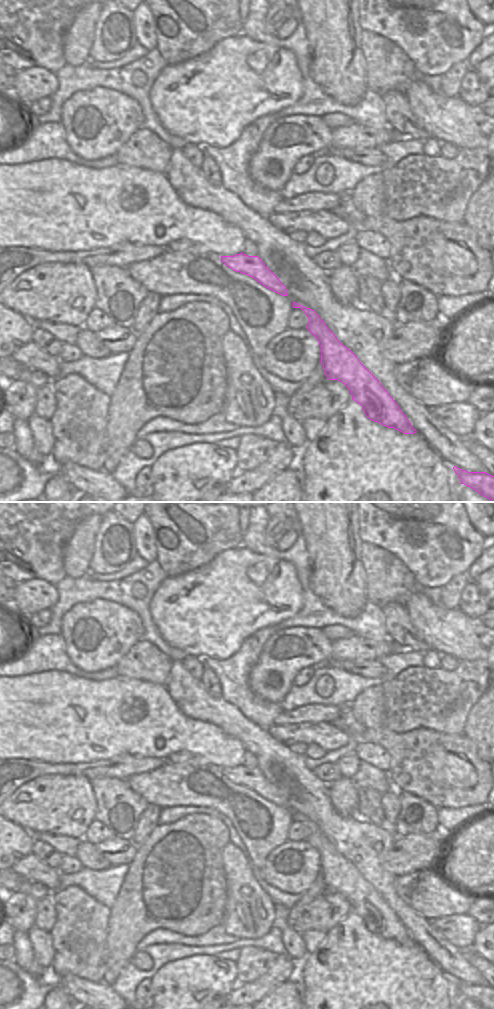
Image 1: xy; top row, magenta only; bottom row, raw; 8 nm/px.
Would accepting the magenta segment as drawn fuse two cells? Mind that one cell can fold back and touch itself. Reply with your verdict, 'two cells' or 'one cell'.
one cell

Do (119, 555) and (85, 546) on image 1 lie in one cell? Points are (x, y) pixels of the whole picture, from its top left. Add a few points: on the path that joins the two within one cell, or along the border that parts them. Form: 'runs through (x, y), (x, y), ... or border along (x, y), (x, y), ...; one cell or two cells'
border along (100, 525), (88, 571); two cells

